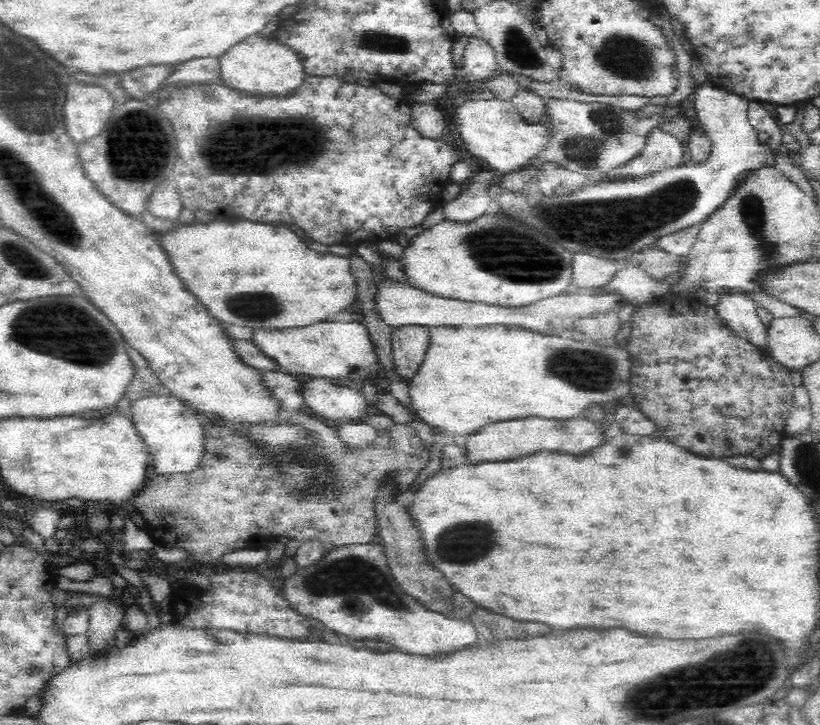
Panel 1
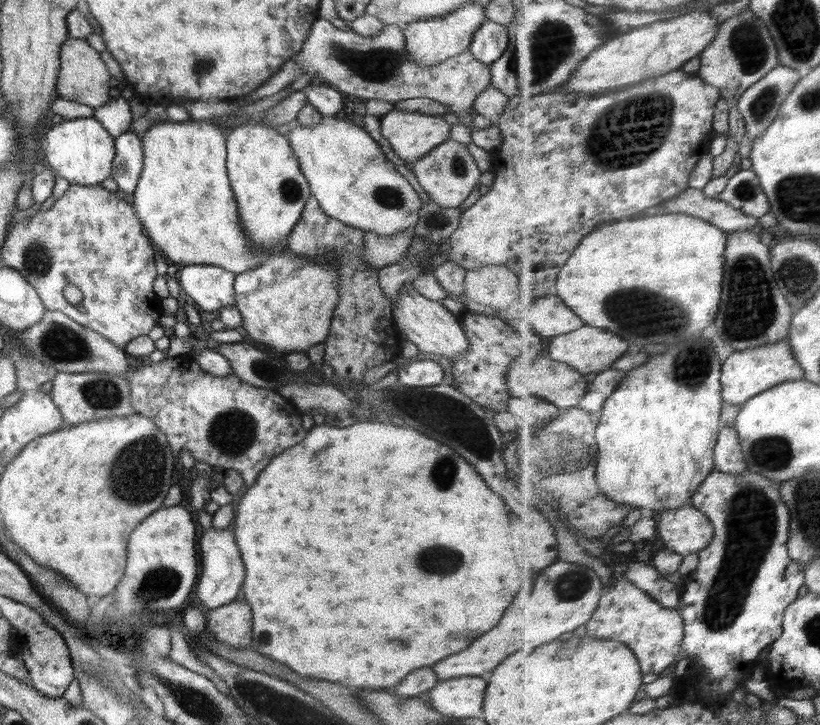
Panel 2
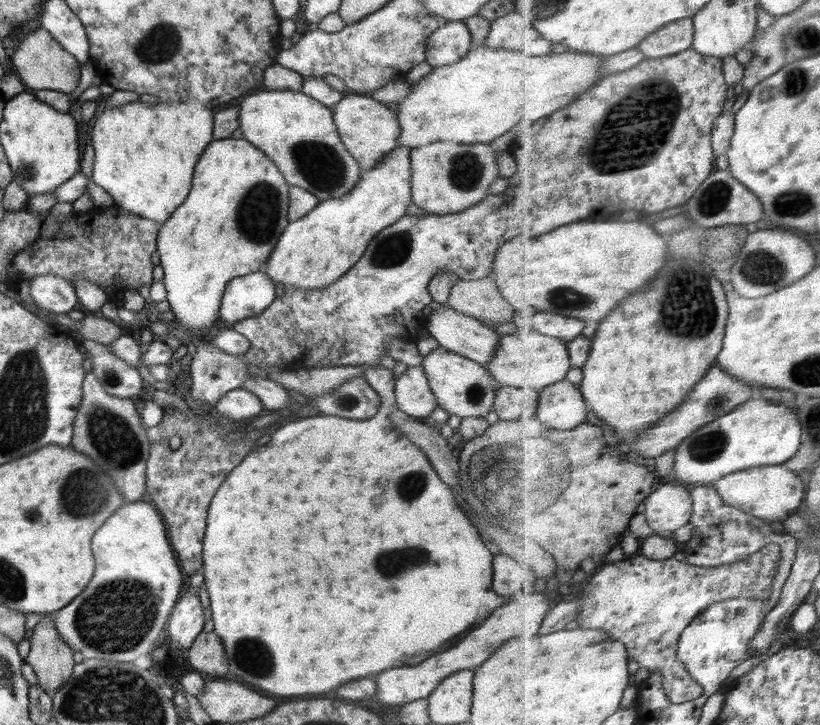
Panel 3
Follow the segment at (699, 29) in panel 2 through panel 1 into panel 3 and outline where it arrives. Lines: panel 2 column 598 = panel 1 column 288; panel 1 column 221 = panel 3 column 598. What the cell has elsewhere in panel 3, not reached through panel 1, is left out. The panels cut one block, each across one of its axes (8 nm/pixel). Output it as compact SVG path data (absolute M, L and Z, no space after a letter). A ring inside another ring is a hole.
M468 49L466 56L446 65L431 67L431 72L419 82L410 83L408 95L398 101L398 147L416 149L433 142L455 142L456 144L504 143L517 126L534 124L543 118L574 104L582 94L590 91L606 78L604 69L610 56L598 56L586 52L552 52L546 56L516 52L508 49Z

